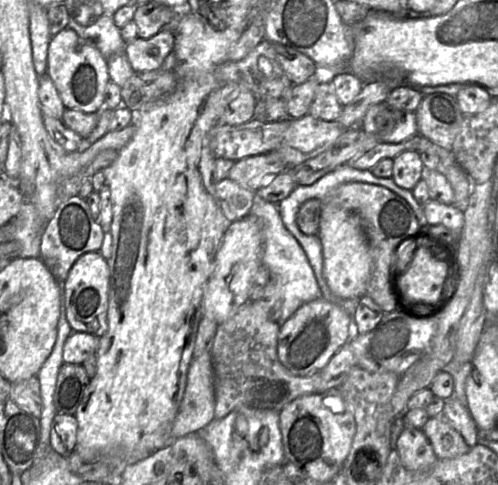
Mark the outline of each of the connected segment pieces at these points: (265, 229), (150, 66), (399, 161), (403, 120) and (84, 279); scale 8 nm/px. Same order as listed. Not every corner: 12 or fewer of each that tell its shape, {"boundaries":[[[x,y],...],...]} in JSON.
{"boundaries":[[[255,193],[262,264],[280,287],[282,324],[322,297],[304,249],[278,204]],[[164,27],[126,42],[135,72],[160,69],[174,44]],[[416,151],[393,159],[392,179],[413,190],[426,170]],[[386,101],[372,105],[360,126],[382,143],[418,134],[415,112]],[[87,252],[65,280],[73,332],[108,330],[109,266]]]}

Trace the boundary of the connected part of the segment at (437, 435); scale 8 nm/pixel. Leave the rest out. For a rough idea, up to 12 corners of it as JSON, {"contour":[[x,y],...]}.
{"contour":[[456,397],[422,427],[438,459],[466,454],[480,441]]}

